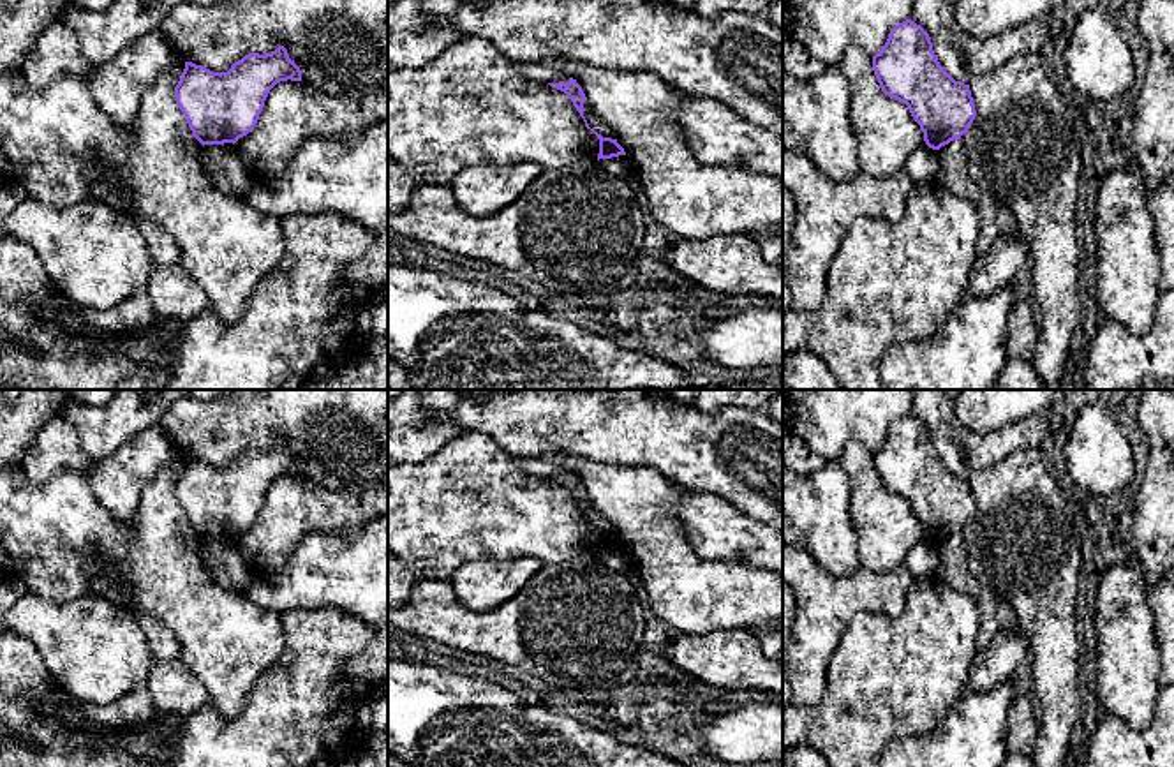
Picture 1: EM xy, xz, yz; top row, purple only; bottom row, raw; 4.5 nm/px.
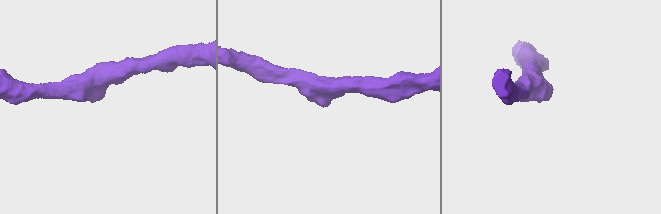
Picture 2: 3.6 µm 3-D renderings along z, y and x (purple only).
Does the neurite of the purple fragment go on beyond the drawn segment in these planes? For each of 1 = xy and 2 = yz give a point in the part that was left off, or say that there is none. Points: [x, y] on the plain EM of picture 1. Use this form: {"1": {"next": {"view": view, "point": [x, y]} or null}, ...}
{"1": {"next": null}, "2": {"next": null}}

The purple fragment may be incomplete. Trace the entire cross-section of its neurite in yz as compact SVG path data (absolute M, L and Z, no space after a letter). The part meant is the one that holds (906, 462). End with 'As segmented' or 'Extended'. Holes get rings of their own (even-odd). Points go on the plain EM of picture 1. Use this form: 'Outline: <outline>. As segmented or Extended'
Outline: M911 414L892 423L881 446L873 451L873 465L881 487L908 501L933 545L961 534L977 511L970 480L955 476L940 460L929 428Z. As segmented

